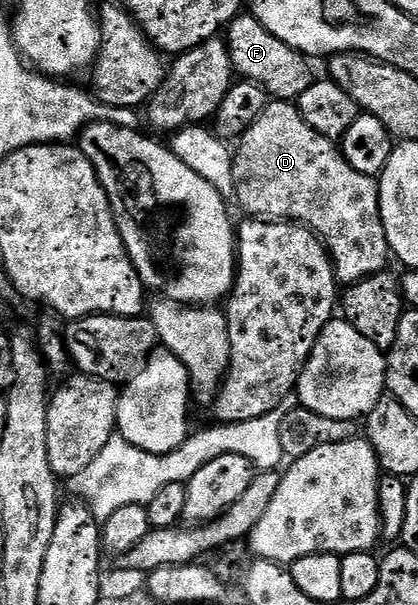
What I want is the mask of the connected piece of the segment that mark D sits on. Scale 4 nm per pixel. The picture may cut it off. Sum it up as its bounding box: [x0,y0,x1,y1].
[233,100,391,287]

